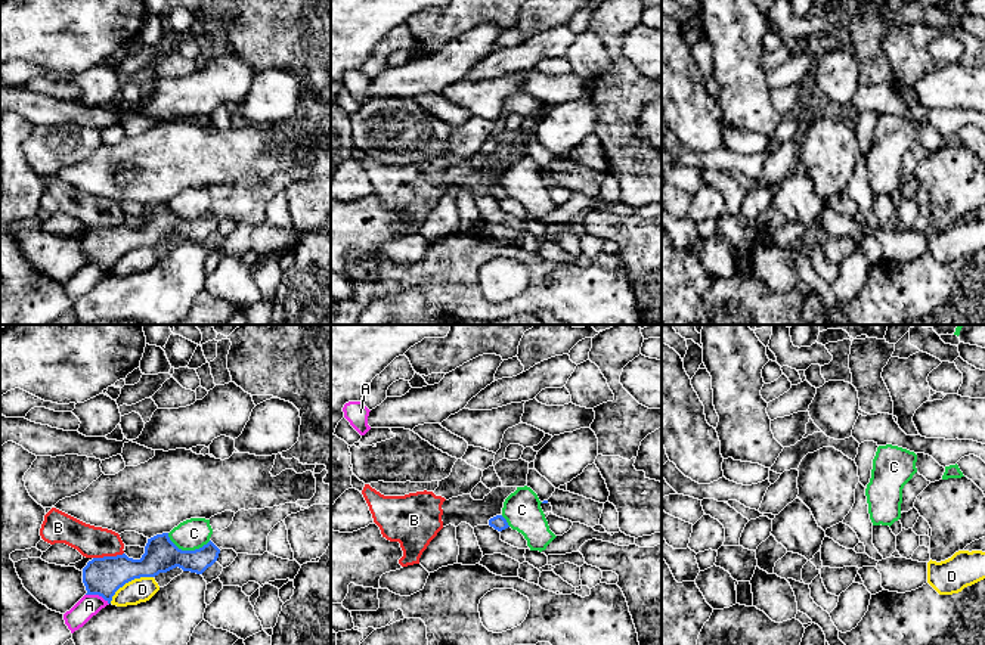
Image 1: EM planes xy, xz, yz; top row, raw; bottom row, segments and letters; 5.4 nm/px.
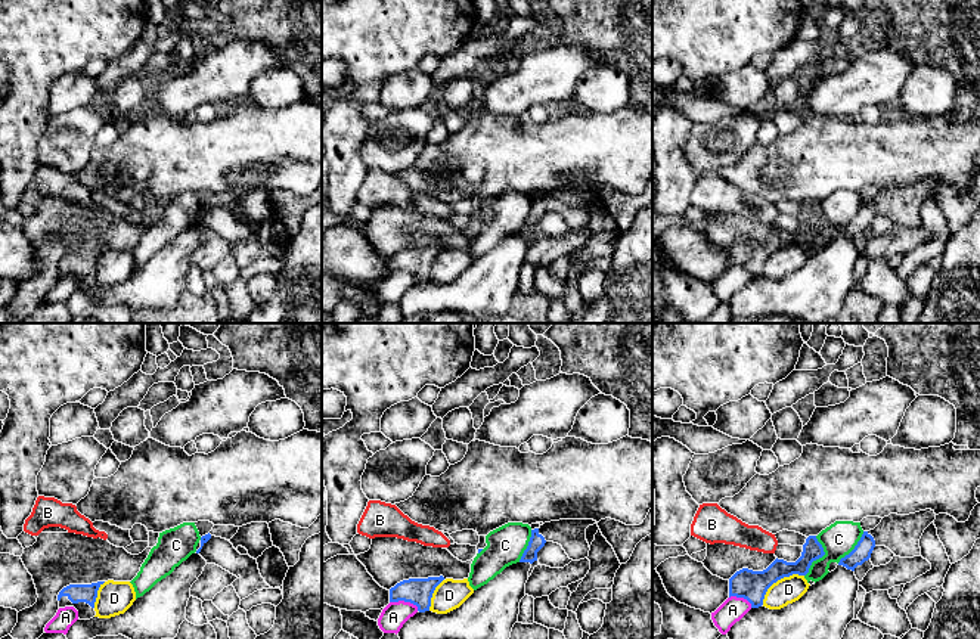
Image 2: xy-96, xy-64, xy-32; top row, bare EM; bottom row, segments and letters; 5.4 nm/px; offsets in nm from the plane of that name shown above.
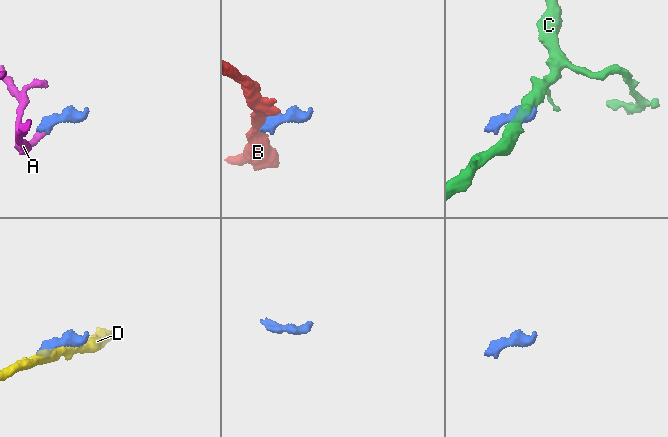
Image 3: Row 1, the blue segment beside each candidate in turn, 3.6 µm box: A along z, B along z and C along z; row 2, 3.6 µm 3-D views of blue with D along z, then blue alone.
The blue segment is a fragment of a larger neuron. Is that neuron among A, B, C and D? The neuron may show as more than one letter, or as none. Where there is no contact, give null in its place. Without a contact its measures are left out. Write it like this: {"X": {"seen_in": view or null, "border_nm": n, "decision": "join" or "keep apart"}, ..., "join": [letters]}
{"A": {"seen_in": "xy", "border_nm": 140, "decision": "keep apart"}, "B": {"seen_in": "xy", "border_nm": 170, "decision": "keep apart"}, "C": {"seen_in": "xy", "border_nm": 240, "decision": "keep apart"}, "D": {"seen_in": "xy", "border_nm": 280, "decision": "keep apart"}, "join": []}

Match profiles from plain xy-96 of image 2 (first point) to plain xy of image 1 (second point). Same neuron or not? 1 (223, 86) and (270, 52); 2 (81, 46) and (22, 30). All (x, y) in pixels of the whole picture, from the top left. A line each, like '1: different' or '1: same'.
1: different
2: same

